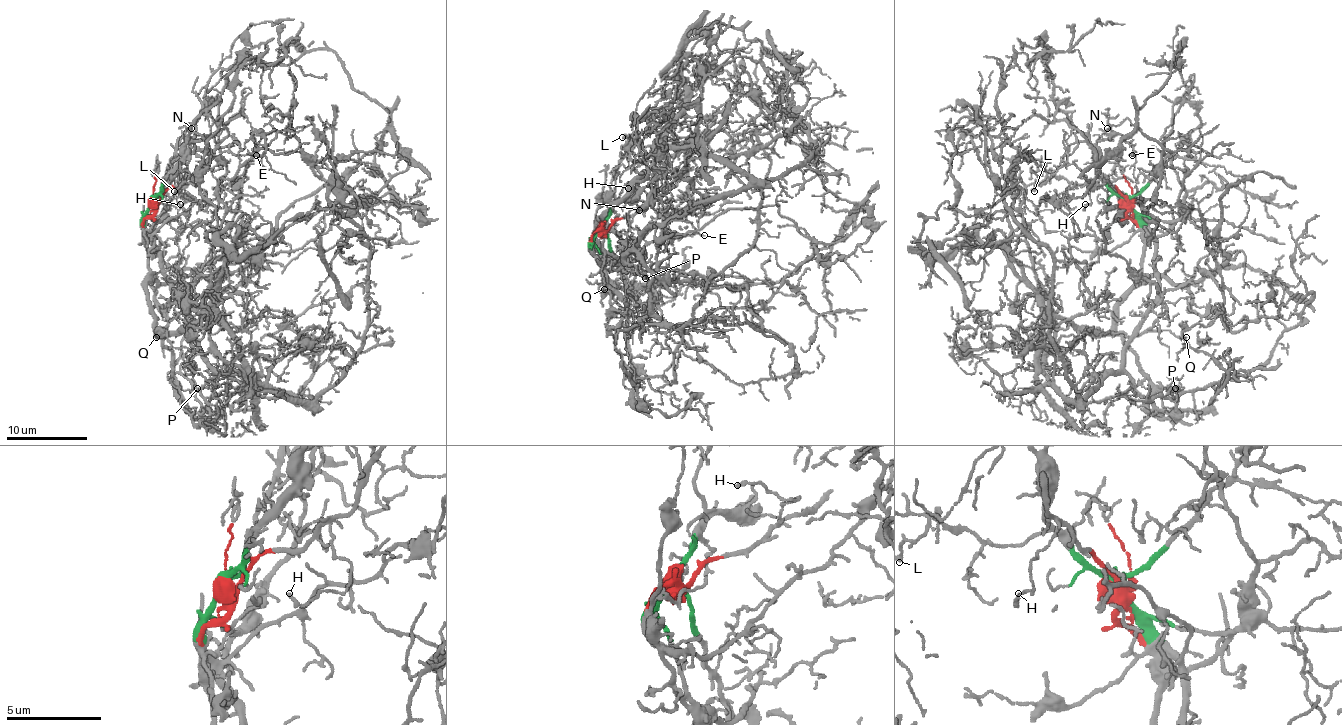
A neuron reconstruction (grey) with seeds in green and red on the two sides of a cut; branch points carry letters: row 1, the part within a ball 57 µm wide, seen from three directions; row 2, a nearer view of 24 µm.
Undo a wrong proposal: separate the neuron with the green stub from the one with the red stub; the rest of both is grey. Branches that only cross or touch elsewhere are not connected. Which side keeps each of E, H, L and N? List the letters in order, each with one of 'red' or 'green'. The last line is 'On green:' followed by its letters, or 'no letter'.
E: green
H: red
L: green
N: green
On green: E, L, N

